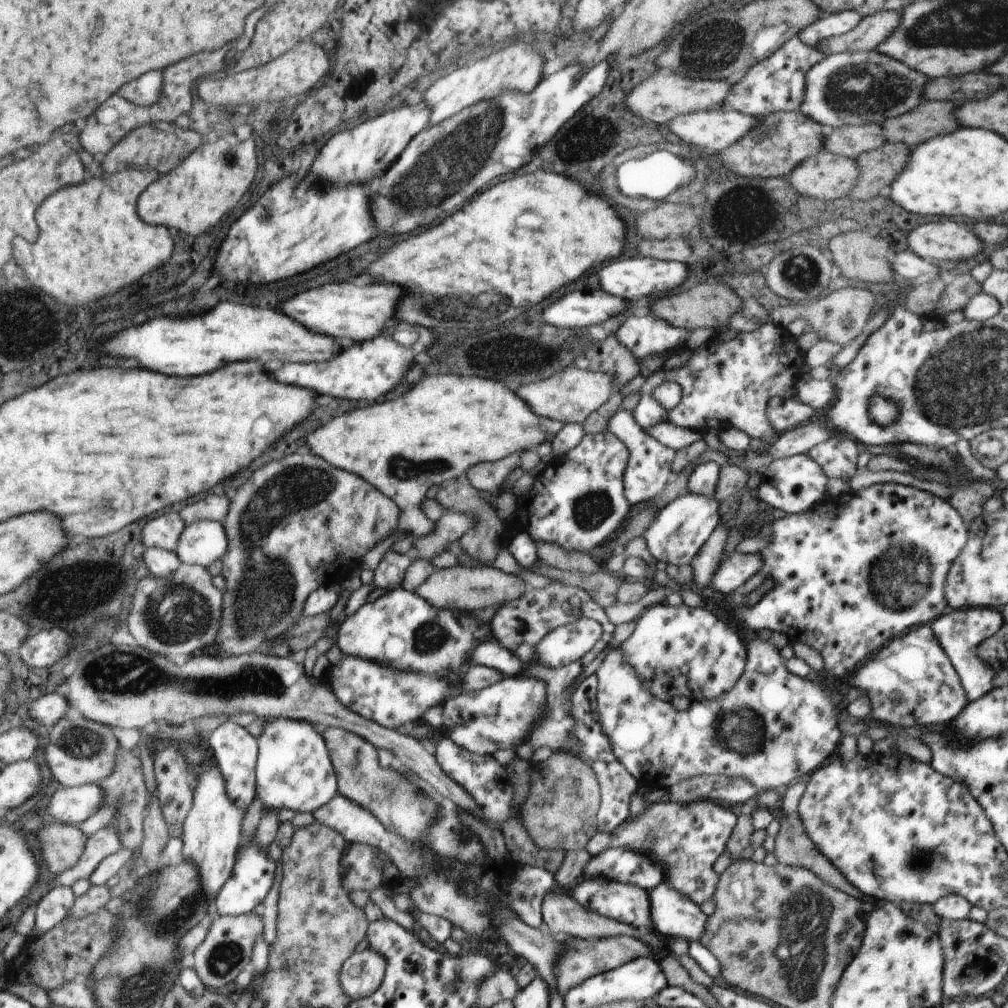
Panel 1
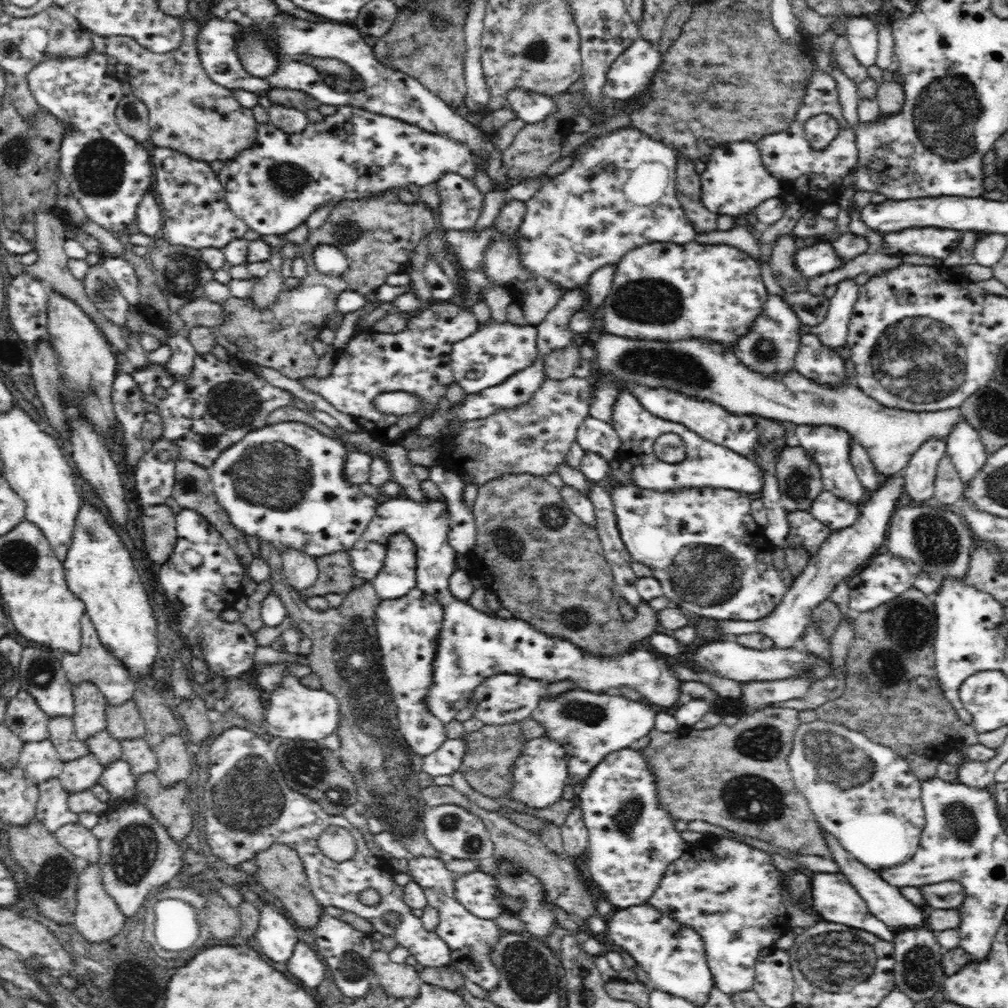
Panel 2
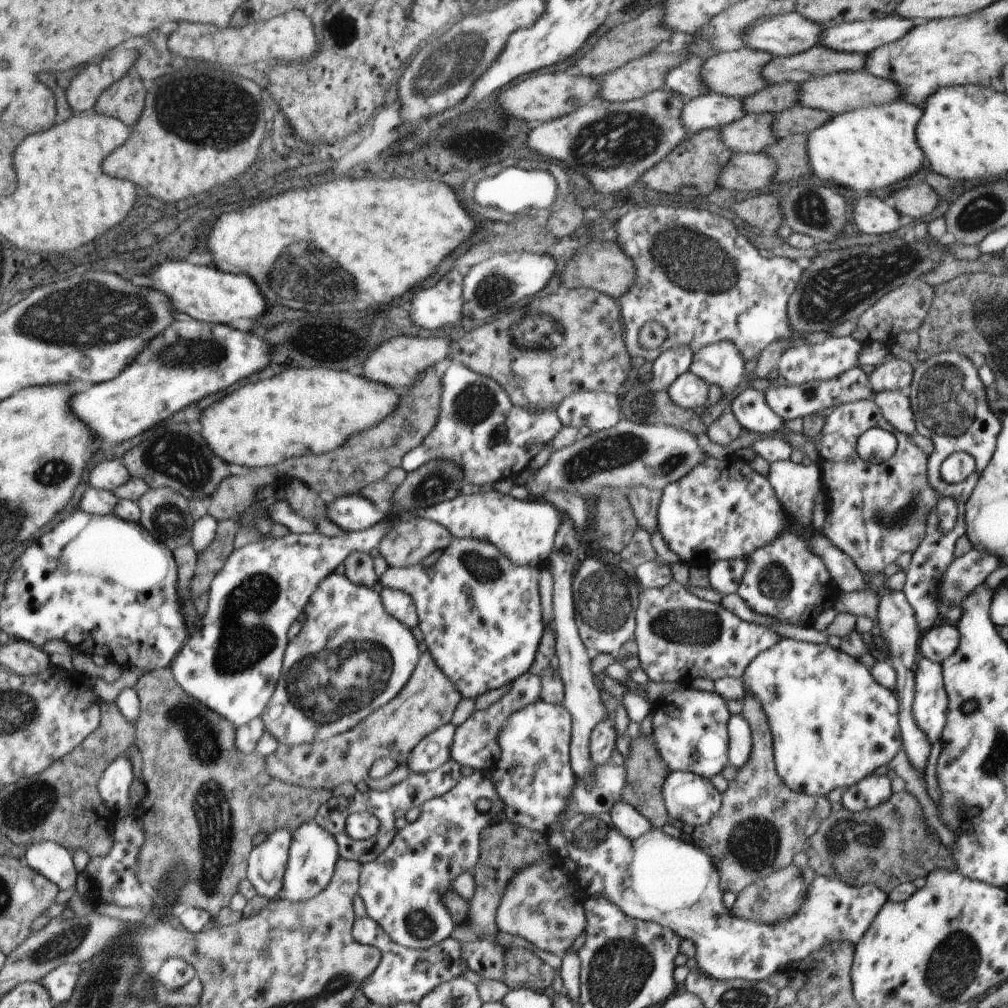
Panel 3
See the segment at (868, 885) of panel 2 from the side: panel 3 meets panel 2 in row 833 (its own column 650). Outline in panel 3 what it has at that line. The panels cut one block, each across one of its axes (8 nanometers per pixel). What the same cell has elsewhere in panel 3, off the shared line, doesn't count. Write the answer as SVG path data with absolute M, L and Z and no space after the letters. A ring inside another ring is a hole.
M620 801L609 814L614 828L626 836L628 840L638 840L640 836L644 836L648 830L652 830L652 826L641 812L638 812L628 801Z

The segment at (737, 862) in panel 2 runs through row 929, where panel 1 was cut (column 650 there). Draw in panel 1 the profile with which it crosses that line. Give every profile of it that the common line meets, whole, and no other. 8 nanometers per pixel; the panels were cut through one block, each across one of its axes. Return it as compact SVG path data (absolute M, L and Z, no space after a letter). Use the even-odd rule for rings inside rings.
M750 634L748 639L745 668L740 679L734 684L734 687L715 699L692 701L691 706L686 708L686 710L676 710L670 701L662 701L659 697L652 695L649 689L641 682L638 673L627 662L620 647L614 647L606 654L606 658L602 660L602 664L600 664L595 673L598 680L597 714L599 716L599 724L601 725L602 733L611 745L614 757L630 772L631 776L637 778L639 787L646 788L648 792L655 792L660 789L668 790L668 788L679 784L682 780L692 779L693 777L726 775L728 777L739 777L747 781L754 789L757 789L761 793L770 789L780 788L780 786L788 786L792 780L796 780L796 778L800 778L804 774L814 773L819 767L824 765L824 762L829 761L836 755L840 737L843 736L838 728L838 719L847 703L846 688L841 687L837 689L828 683L823 683L816 679L807 680L792 675L786 669L785 660L780 655L780 650L773 643L758 636L758 634Z

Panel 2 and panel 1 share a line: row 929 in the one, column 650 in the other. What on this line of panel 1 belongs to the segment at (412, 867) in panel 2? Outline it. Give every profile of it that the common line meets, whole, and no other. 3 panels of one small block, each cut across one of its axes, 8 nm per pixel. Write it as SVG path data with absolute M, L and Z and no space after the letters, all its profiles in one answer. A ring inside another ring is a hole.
M619 408L616 414L610 418L607 433L619 438L630 452L629 462L624 472L624 493L628 503L636 508L640 502L653 500L662 493L668 482L672 481L672 463L676 458L676 450L667 448L658 440L645 434L644 430L637 428L632 421L631 412Z

